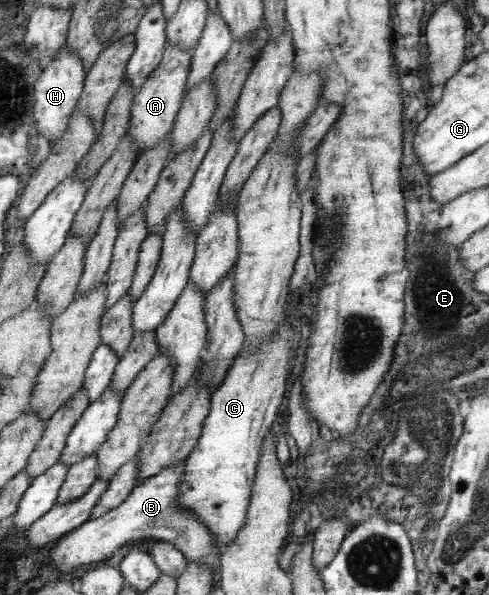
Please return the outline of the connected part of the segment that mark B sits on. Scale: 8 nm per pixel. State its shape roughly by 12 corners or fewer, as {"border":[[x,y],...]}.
{"border":[[186,460],[134,486],[112,511],[61,536],[62,573],[102,563],[142,537],[187,561],[220,551],[210,528],[179,507]]}

